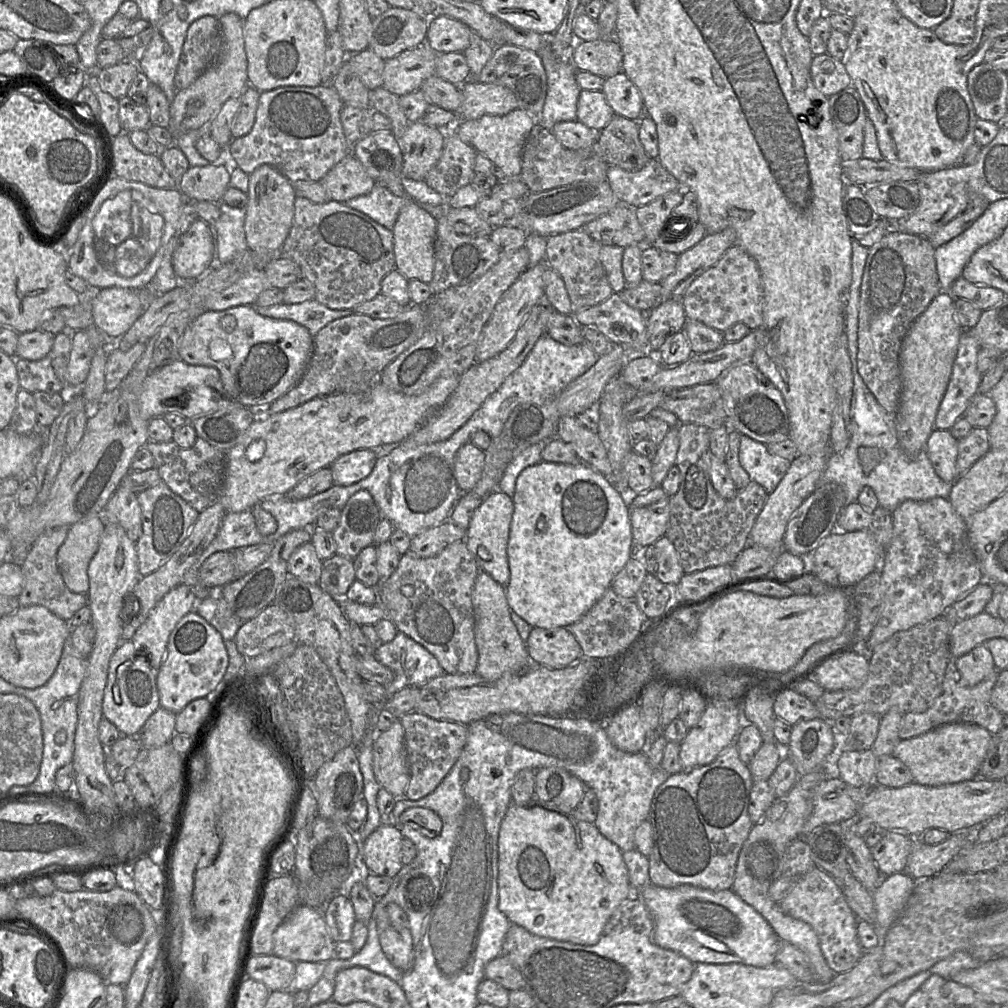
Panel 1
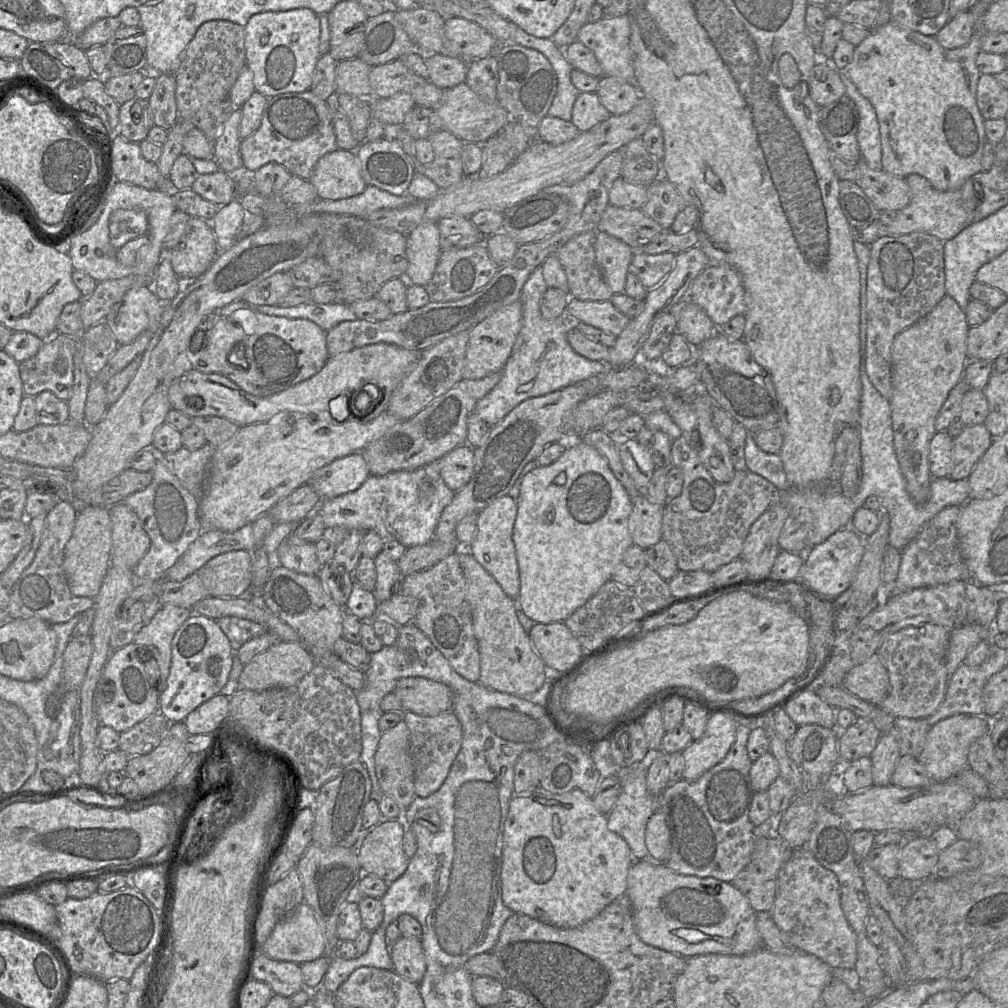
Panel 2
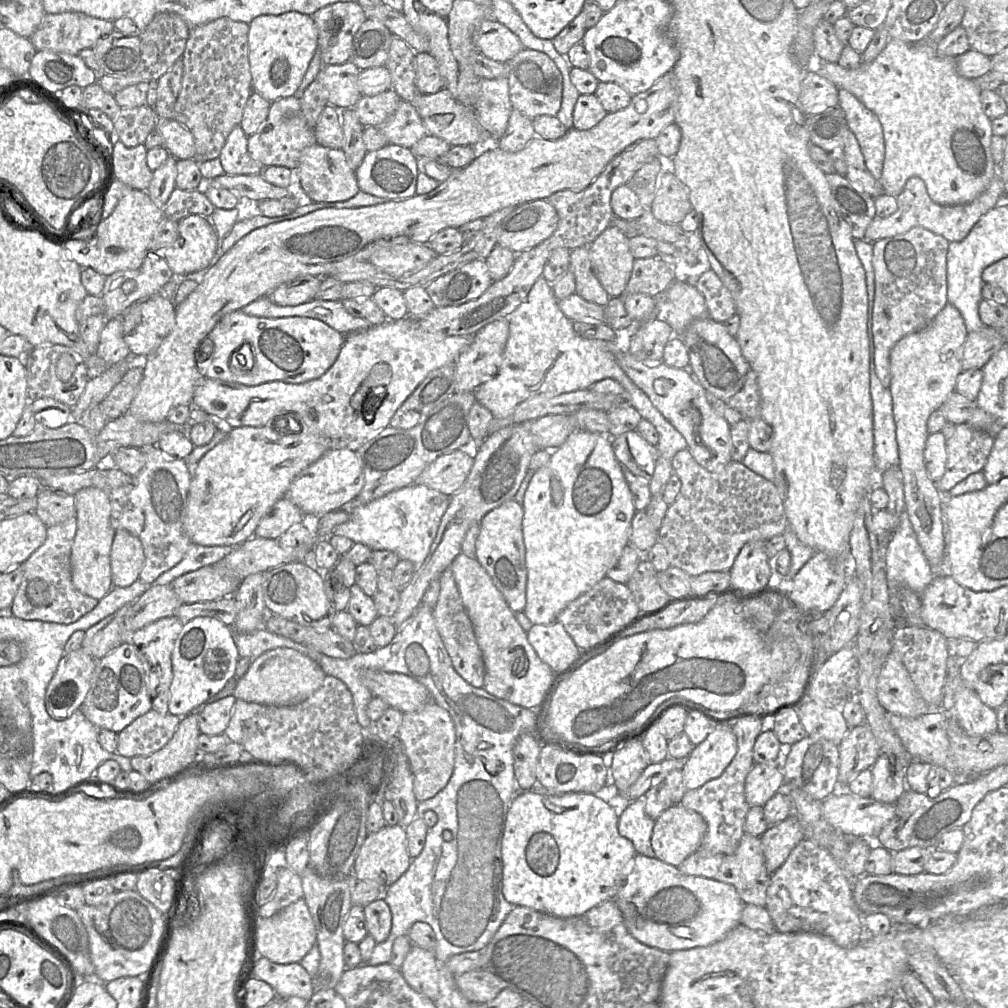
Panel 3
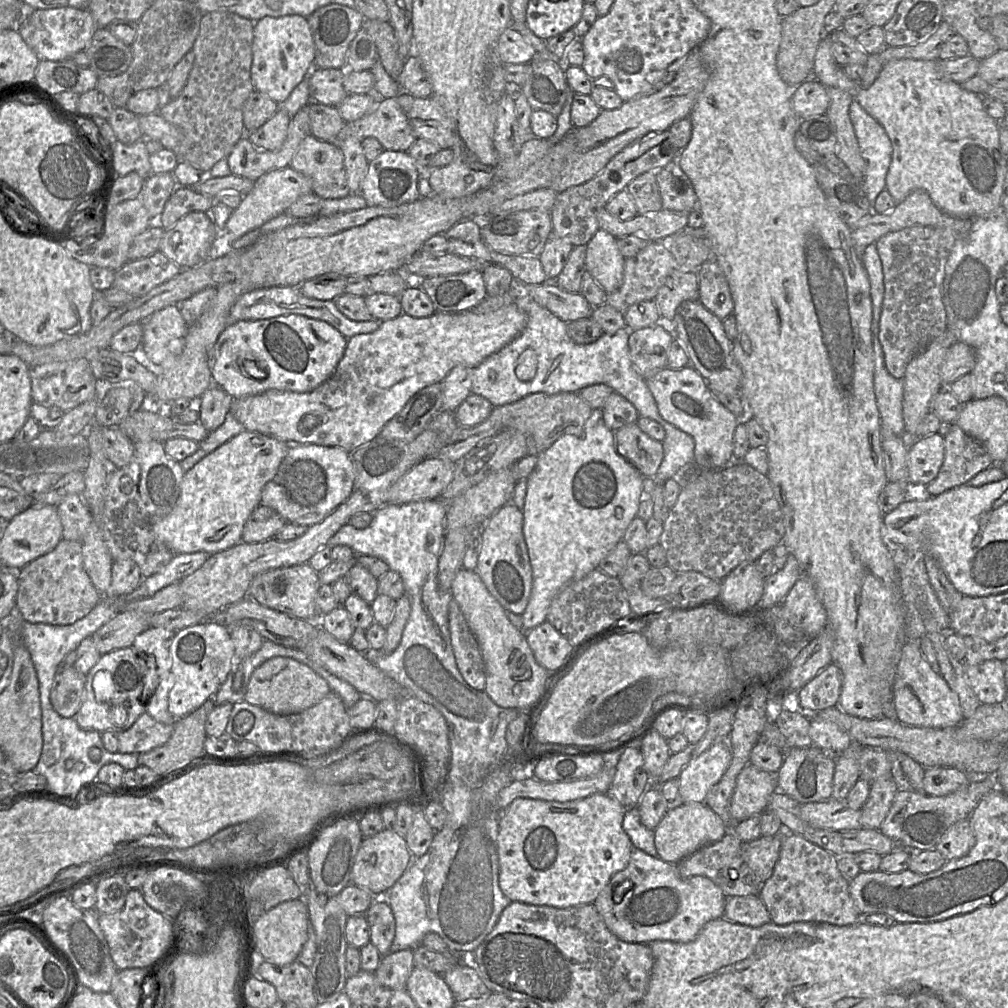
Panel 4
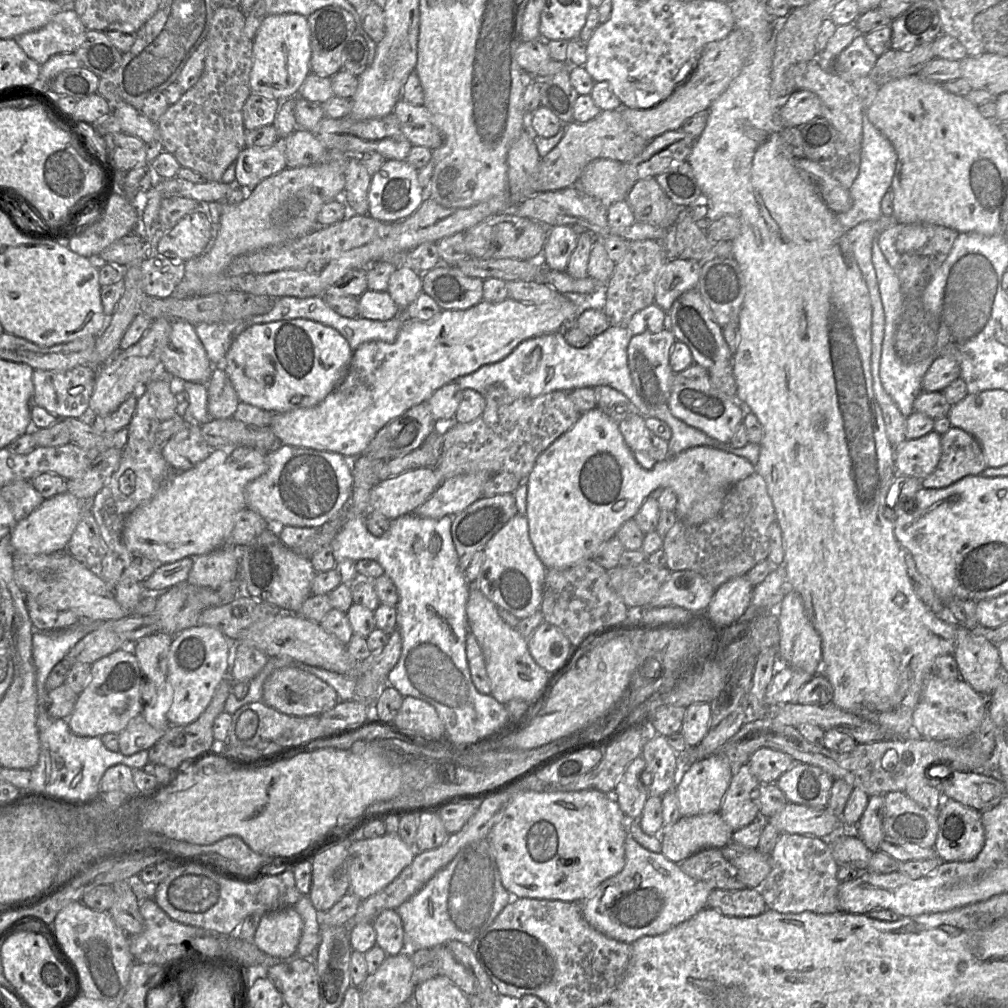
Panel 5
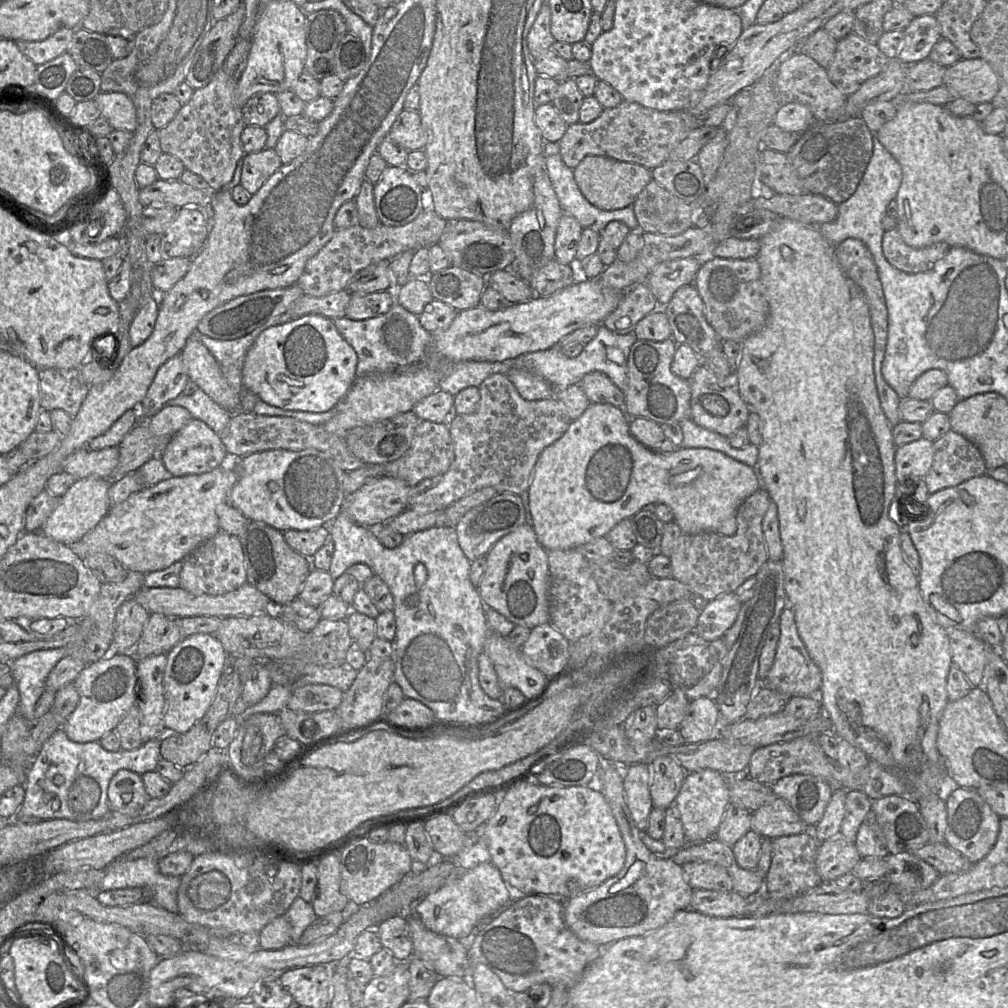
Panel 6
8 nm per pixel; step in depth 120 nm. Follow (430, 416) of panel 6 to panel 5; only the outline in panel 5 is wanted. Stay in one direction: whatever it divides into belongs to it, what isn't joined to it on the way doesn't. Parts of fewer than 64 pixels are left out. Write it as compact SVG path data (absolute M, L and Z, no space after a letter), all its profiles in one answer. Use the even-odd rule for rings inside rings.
M456 382L448 383L437 389L427 401L434 420L439 424L451 423L462 400L462 395L463 390Z

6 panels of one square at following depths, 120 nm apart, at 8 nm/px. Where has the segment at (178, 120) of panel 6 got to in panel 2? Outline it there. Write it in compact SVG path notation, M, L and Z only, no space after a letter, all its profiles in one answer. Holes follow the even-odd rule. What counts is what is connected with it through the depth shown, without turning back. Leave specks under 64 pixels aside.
M227 20L203 23L186 47L175 74L179 118L191 121L214 143L225 121L237 109L231 103L230 91L246 65L244 27Z

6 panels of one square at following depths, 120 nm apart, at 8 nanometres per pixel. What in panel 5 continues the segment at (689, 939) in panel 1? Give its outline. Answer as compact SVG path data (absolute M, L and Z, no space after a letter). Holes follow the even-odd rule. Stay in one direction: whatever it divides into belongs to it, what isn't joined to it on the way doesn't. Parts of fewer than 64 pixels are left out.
M627 831L625 840L625 866L621 872L605 880L585 900L581 901L585 920L604 935L625 943L633 943L644 936L663 934L707 907L712 889L707 883L696 880L662 853L642 847Z

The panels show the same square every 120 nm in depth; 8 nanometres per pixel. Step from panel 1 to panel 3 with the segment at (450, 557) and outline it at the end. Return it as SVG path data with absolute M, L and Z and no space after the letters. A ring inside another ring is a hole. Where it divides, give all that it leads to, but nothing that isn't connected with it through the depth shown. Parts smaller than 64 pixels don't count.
M451 567L443 571L439 579L440 594L432 609L437 630L456 672L470 685L483 688L485 665L482 651L477 643L472 622L461 599Z

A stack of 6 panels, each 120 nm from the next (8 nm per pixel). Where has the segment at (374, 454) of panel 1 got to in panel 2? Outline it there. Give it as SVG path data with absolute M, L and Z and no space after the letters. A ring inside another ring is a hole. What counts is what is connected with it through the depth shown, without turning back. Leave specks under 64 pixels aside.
M355 452L318 469L308 483L325 500L357 490L369 476L363 453Z

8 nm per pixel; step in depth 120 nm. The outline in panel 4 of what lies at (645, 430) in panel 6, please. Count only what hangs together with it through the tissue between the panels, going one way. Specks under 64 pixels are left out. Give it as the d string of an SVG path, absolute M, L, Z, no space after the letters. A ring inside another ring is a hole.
M637 423L614 431L615 447L620 456L631 463L644 478L653 478L662 462L662 442L644 433Z

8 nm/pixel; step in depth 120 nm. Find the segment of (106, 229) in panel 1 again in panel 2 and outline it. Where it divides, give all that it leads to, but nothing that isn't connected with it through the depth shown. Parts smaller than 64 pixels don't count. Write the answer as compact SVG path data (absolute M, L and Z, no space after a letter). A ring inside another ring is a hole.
M117 209L110 215L109 237L116 249L146 234L147 231L148 220L141 209Z

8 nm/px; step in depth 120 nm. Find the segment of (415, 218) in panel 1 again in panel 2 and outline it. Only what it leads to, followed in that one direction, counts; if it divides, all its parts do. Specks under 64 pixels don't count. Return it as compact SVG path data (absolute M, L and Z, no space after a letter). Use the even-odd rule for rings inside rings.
M426 223L414 229L406 241L408 266L404 278L407 283L425 287L434 275L440 253L437 223Z

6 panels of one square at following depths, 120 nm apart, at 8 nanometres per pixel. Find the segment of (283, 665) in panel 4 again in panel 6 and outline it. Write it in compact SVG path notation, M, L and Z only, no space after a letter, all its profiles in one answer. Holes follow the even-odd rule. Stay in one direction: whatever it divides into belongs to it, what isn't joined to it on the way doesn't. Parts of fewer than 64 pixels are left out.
M308 684L295 689L287 703L293 711L322 712L336 710L344 692L330 685Z

